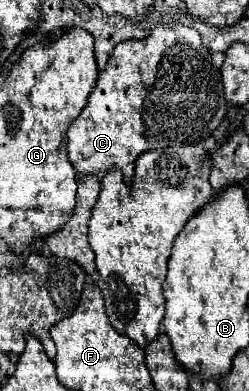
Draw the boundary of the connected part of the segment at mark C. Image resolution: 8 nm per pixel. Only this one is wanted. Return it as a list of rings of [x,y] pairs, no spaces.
[[[179,22],[159,24],[147,38],[123,40],[111,52],[105,70],[99,74],[99,80],[89,94],[87,106],[67,130],[69,160],[81,174],[103,174],[111,166],[117,166],[123,172],[123,180],[129,184],[135,160],[141,152],[181,144],[199,144],[217,130],[225,112],[227,100],[223,94],[221,72],[211,64],[211,52],[203,50],[199,32]]]

